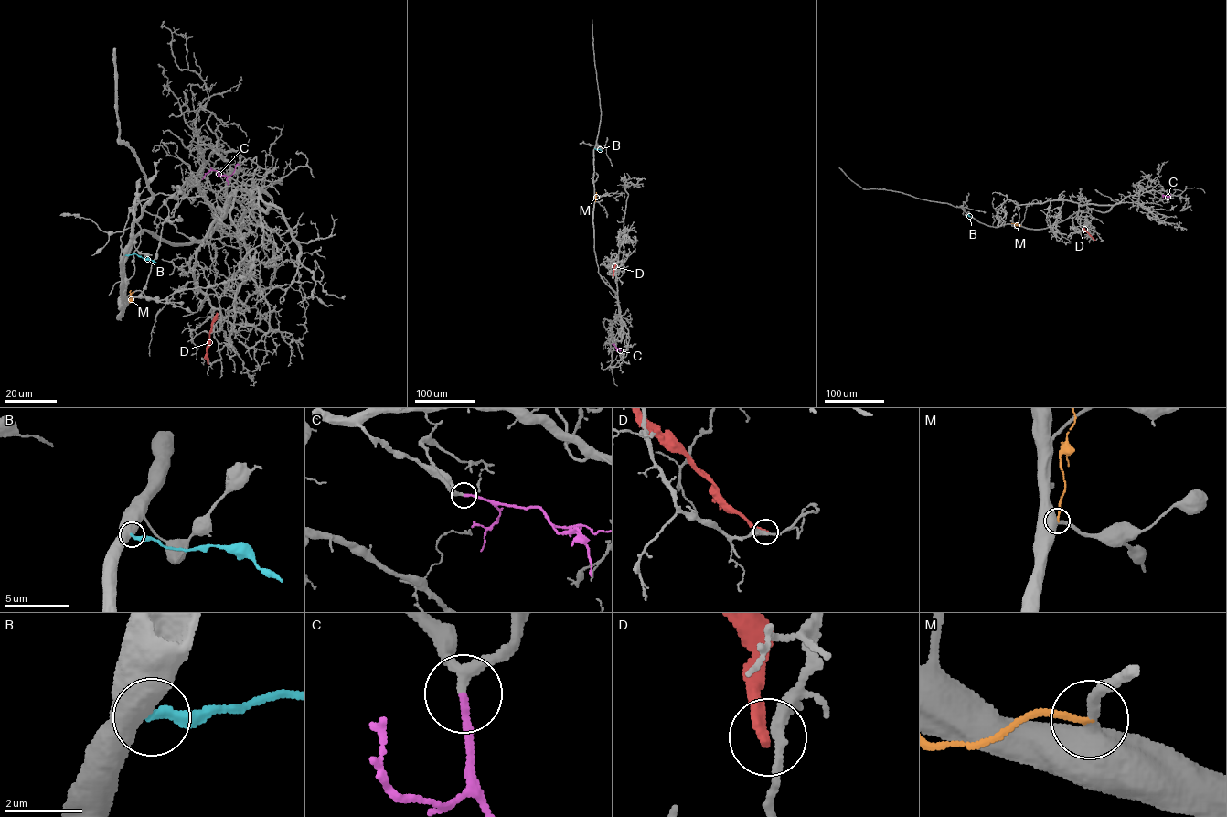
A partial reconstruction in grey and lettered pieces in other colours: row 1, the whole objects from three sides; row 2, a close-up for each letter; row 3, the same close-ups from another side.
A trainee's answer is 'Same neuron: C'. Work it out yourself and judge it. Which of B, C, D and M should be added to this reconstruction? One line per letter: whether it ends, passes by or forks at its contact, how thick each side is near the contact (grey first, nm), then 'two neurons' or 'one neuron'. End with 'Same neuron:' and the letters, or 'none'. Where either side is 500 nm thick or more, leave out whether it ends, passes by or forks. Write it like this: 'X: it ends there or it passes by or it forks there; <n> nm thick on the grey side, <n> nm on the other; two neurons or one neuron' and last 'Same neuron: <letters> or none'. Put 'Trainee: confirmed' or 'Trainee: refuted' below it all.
B: 550 nm thick on the grey side, 280 nm on the other; two neurons
C: it ends there; 240 nm thick on the grey side, 190 nm on the other; one neuron
D: it ends there; 300 nm thick on the grey side, 340 nm on the other; two neurons
M: it ends there; 420 nm thick on the grey side, 140 nm on the other; two neurons
Same neuron: C
Trainee: confirmed

